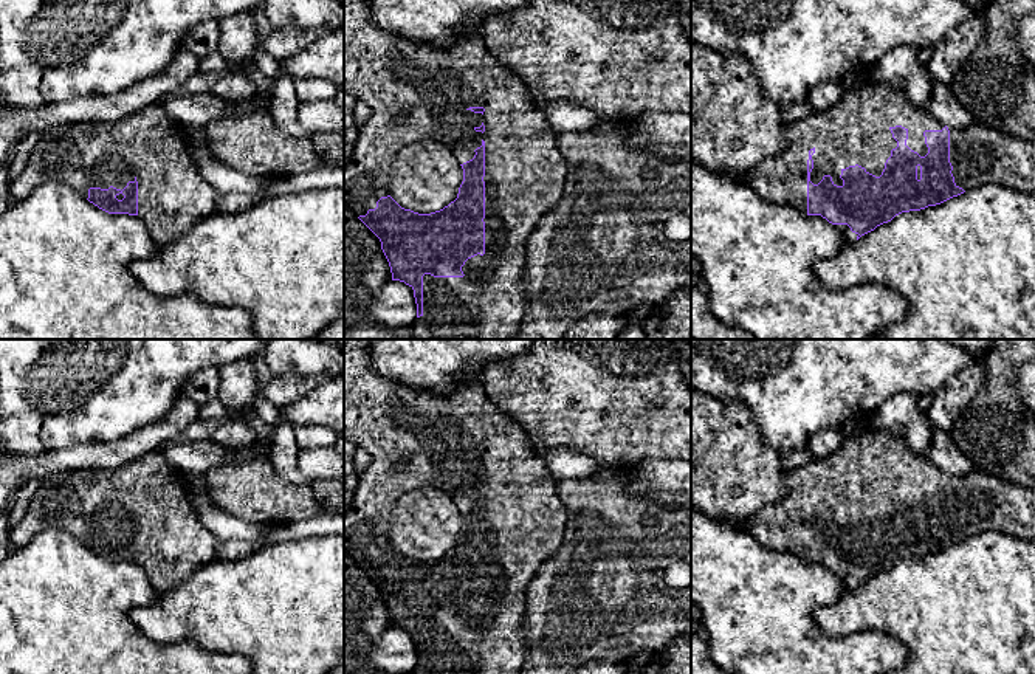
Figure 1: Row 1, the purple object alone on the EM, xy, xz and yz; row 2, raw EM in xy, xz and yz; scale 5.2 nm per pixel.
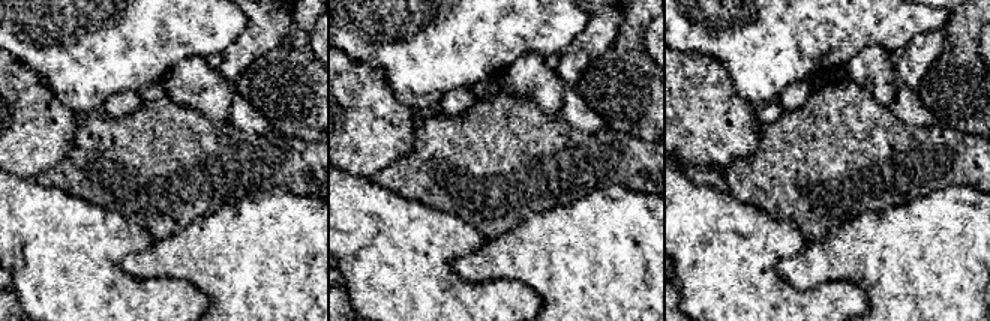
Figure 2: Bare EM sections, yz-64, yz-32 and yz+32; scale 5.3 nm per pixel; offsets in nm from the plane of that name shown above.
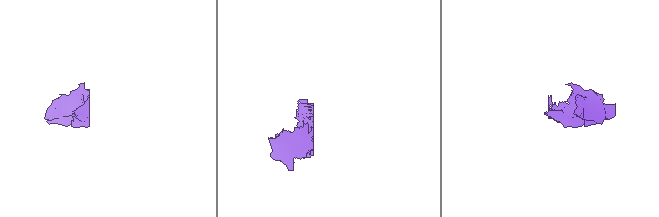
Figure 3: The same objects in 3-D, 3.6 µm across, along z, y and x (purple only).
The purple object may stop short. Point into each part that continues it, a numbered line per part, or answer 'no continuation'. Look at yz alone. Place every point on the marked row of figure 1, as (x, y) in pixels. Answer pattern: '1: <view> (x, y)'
1: yz (856, 130)

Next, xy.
1: xy (172, 196)

